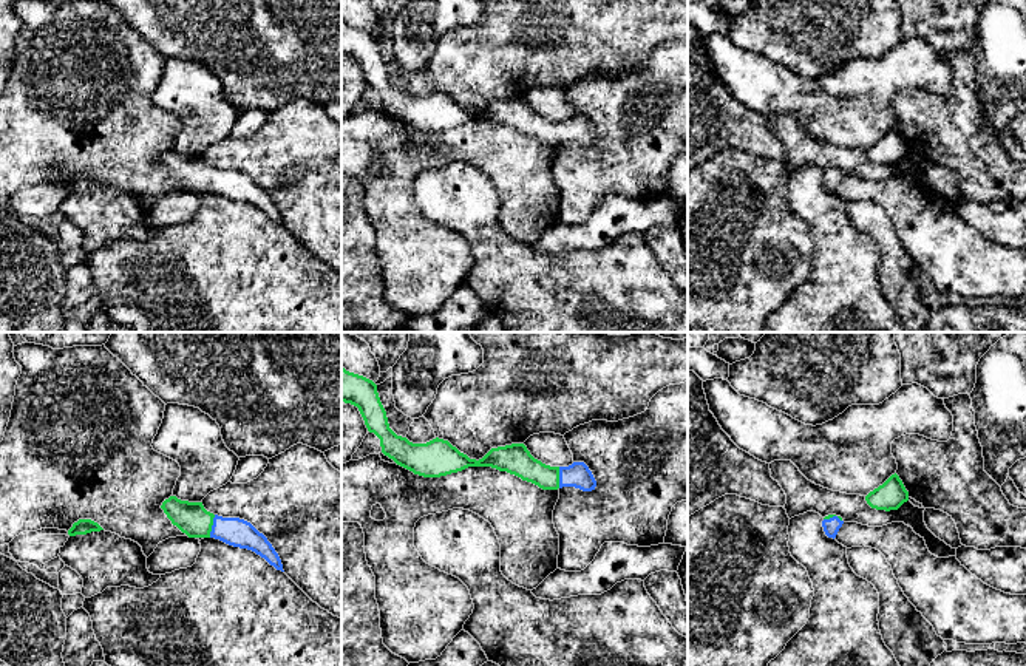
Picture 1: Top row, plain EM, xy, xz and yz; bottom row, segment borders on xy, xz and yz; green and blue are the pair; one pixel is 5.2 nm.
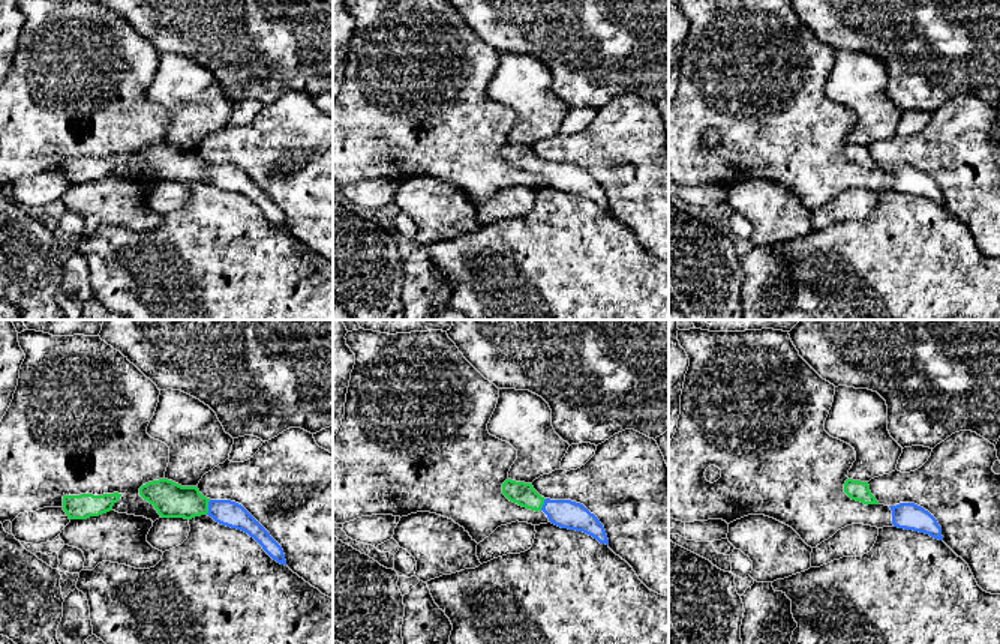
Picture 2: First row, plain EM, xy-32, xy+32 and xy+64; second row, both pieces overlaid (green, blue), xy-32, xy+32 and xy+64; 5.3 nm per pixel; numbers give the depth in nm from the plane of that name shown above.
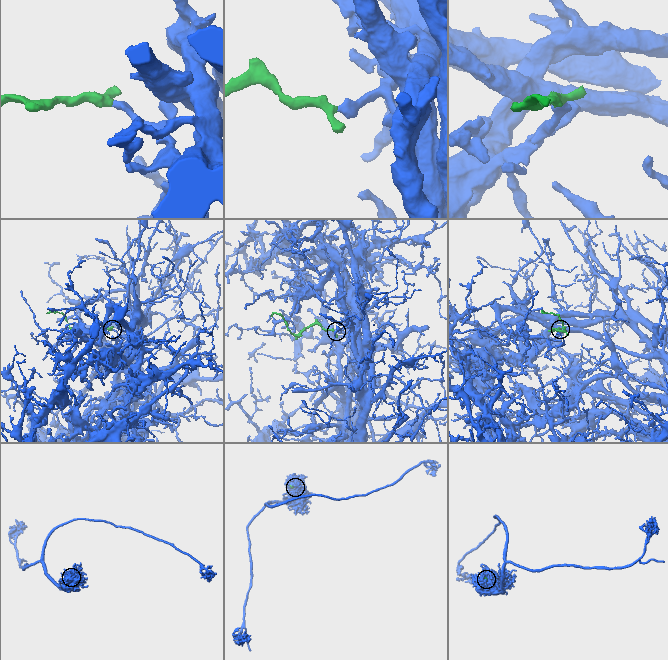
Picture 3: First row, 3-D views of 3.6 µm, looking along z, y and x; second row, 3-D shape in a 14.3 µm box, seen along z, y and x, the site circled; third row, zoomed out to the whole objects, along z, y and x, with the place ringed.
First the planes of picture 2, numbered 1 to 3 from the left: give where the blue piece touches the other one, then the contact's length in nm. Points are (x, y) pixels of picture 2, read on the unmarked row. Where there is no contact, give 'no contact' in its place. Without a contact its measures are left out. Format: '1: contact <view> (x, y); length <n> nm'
1: contact xy-32 (207, 171); length 80 nm
2: contact xy+32 (543, 167); length 70 nm
3: no contact

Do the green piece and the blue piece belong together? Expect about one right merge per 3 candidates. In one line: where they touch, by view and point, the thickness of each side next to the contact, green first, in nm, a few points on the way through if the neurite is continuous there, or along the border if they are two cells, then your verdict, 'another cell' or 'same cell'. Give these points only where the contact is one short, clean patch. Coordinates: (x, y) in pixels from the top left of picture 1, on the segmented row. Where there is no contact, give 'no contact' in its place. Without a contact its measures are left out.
meets green in xy at (212, 524); 170 nm thick on the green side, 150 nm on the other; runs through xy (190, 518), (201, 524), (212, 524), (235, 532); same cell

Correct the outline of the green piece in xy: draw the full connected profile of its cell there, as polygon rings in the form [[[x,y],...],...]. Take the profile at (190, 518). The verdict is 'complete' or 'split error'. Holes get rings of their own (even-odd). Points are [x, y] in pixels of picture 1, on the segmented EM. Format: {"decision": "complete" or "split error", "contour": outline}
{"decision": "split error", "contour": [[[176,496],[165,499],[161,508],[189,538],[215,538],[229,545],[252,550],[277,570],[284,572],[272,544],[250,522],[213,515],[204,508],[202,502],[181,501]]]}

